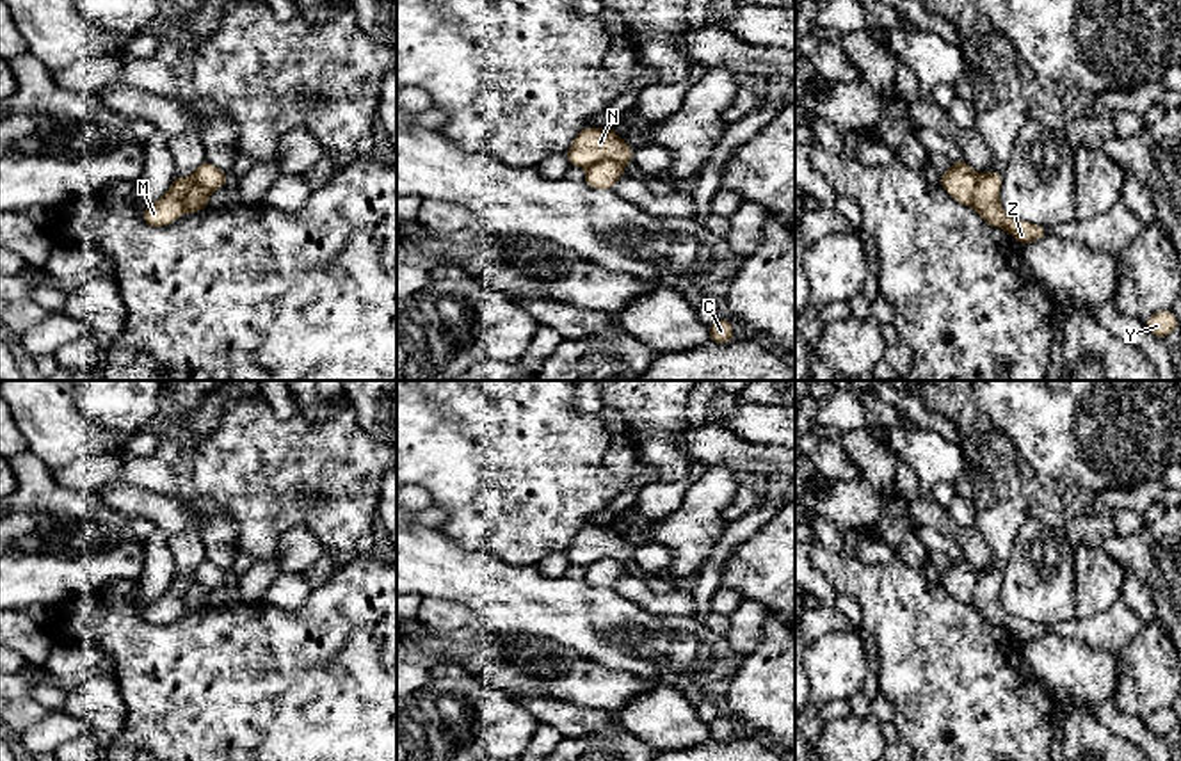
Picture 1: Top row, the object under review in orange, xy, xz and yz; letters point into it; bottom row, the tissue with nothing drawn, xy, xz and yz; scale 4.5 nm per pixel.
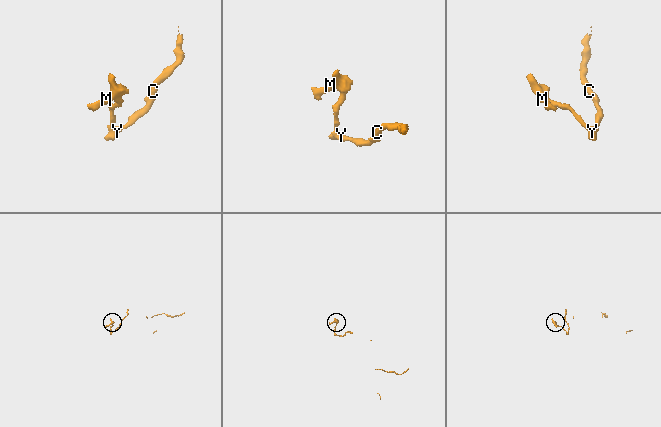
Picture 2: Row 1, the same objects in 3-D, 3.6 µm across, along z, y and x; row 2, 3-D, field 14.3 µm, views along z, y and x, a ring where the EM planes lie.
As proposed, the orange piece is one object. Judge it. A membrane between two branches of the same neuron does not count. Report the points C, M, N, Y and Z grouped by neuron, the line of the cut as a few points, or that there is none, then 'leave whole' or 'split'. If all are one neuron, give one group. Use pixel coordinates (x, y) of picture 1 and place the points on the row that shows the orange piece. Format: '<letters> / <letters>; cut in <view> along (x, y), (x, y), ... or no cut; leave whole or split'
C Y Z / M N; cut in xy along (192, 176), (184, 212); split

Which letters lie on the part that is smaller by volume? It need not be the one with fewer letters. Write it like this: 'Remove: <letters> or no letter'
Remove: M, N

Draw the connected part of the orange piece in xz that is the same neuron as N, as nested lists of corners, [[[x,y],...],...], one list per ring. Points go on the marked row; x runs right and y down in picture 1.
[[[587,126],[574,137],[566,158],[576,167],[589,167],[599,160],[614,160],[626,165],[633,162],[633,148],[610,126]]]

